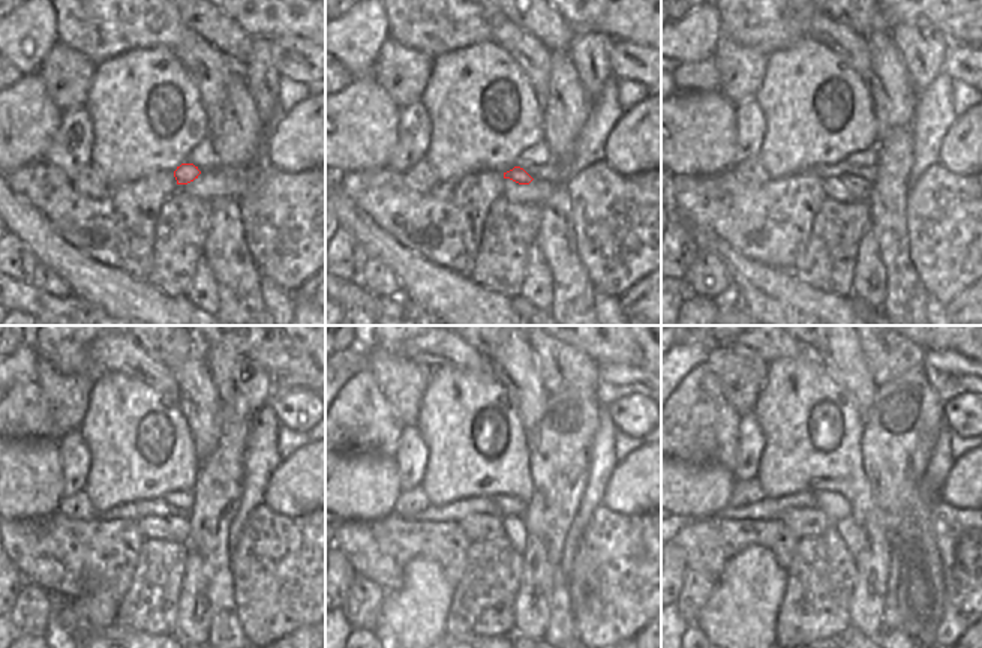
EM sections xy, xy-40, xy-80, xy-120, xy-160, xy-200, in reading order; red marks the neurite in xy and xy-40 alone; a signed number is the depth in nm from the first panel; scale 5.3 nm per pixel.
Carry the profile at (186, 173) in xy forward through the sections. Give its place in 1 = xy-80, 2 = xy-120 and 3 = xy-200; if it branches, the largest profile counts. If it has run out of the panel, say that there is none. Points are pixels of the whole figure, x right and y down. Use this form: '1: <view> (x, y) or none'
1: xy-80 (852, 182)
2: xy-120 (179, 524)
3: xy-200 (847, 528)

